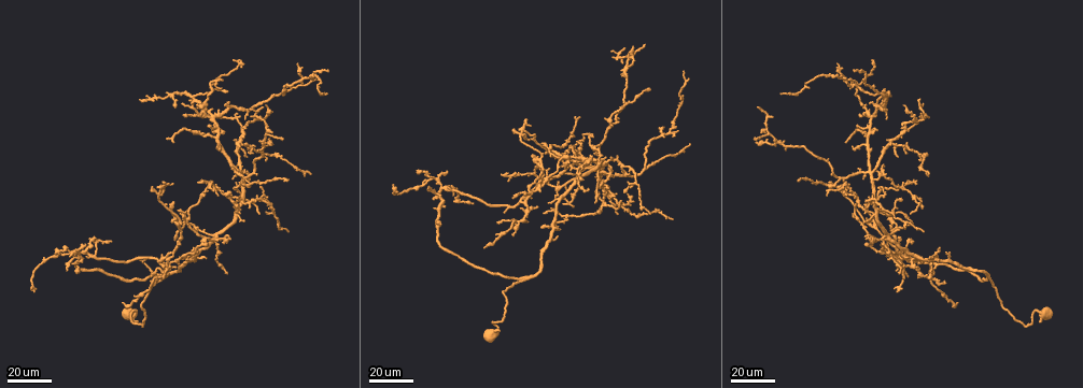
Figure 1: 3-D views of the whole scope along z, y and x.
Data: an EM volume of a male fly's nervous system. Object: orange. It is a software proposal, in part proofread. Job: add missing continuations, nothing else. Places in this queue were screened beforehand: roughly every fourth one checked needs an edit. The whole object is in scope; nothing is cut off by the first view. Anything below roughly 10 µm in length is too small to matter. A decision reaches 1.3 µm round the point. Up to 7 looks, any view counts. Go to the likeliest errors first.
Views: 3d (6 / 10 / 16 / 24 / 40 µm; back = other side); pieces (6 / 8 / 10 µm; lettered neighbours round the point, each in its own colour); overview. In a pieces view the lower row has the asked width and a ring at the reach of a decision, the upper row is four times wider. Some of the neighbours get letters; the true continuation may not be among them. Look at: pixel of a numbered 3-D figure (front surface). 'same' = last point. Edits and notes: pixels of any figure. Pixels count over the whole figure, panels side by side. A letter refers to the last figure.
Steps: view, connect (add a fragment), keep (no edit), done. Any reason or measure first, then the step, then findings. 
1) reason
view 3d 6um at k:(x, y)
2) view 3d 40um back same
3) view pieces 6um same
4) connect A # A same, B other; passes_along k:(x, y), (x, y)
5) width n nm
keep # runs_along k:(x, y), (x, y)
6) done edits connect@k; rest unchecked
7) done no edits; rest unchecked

view 3d 40um at 1:(846, 140)

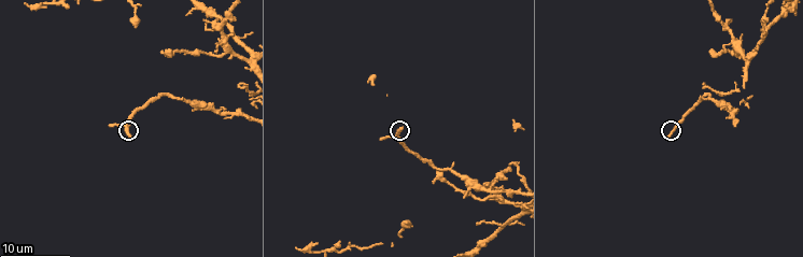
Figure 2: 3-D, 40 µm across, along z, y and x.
what lies round it
view pieces 10um at 2:(667, 136)

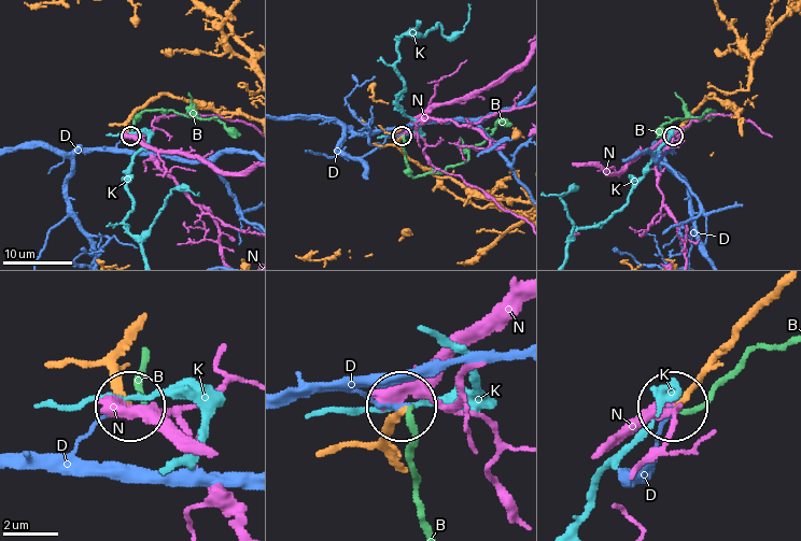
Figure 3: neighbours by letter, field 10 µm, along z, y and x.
keep # B other, D other, K other, N other; runs_along 3:(136, 335), (120, 376), (124, 401); none of them fits

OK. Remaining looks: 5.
an open end
view 3d 40um at 1:(758, 106)

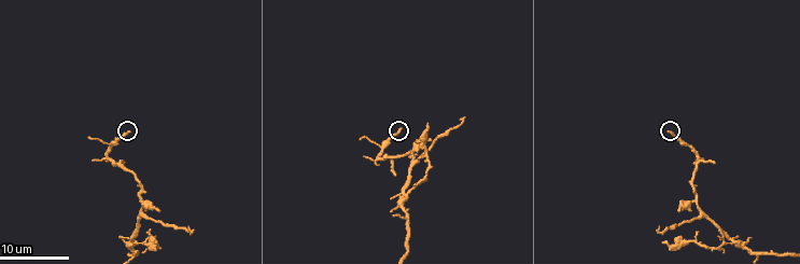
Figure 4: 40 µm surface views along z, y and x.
view pieces 10um at 4:(131, 131)

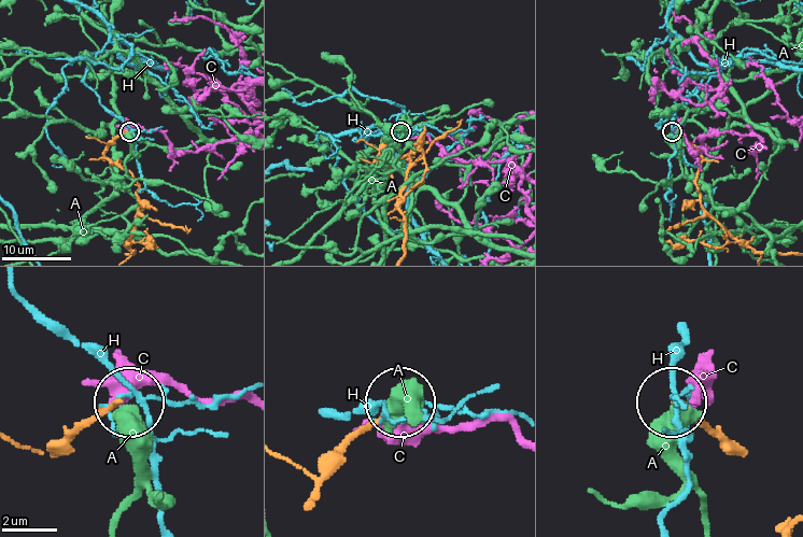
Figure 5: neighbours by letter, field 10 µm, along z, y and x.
width 160 nm
keep # A other, C other, H other; runs_along 5:(56, 452), (83, 424), (123, 404); none of them fits

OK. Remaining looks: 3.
tapers out
view 3d 40um at 1:(166, 92)

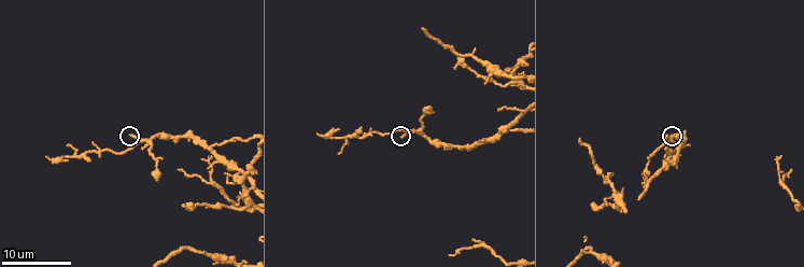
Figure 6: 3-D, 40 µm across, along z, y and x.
what lies round it
view pieces 8um at 6:(132, 136)

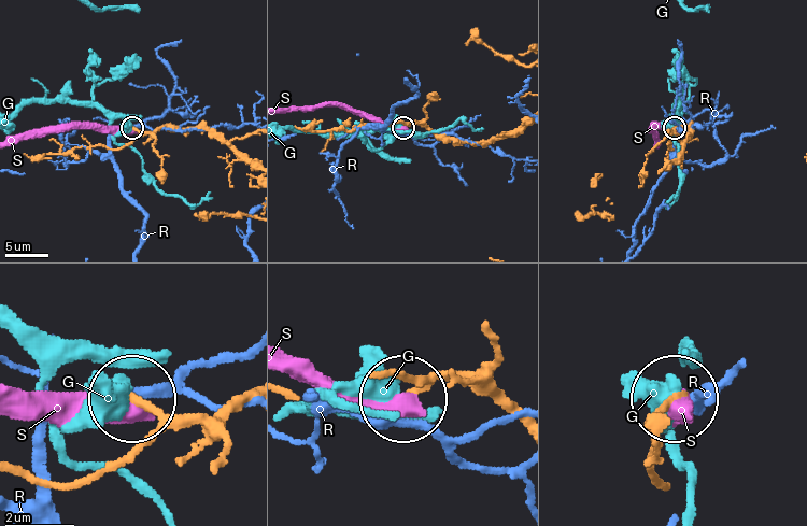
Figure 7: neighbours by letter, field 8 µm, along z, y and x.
keep # G other, R other, S other; runs_along 7:(248, 399), (203, 416), (160, 416), (138, 401); none of them fits

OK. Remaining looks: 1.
done no edits; rest unchecked

